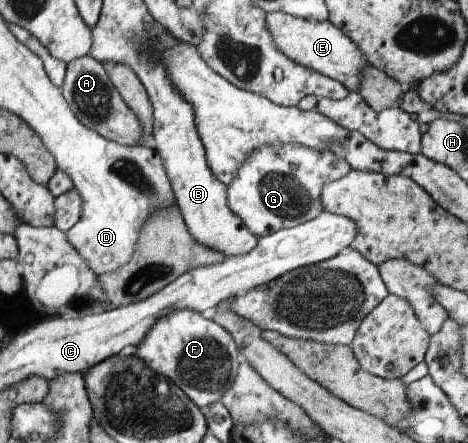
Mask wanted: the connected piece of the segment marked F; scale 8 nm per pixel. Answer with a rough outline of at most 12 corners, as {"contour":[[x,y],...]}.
{"contour":[[185,309],[127,351],[198,407],[223,400],[242,357],[224,326]]}

